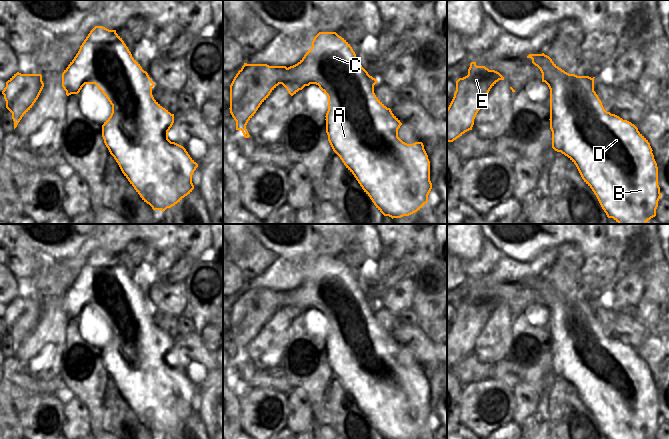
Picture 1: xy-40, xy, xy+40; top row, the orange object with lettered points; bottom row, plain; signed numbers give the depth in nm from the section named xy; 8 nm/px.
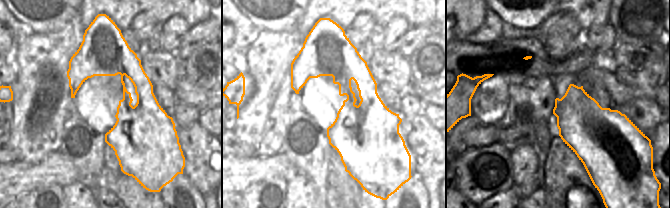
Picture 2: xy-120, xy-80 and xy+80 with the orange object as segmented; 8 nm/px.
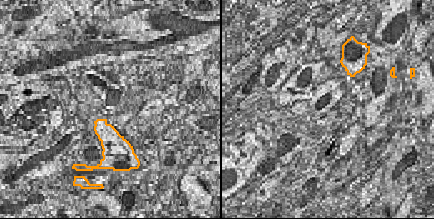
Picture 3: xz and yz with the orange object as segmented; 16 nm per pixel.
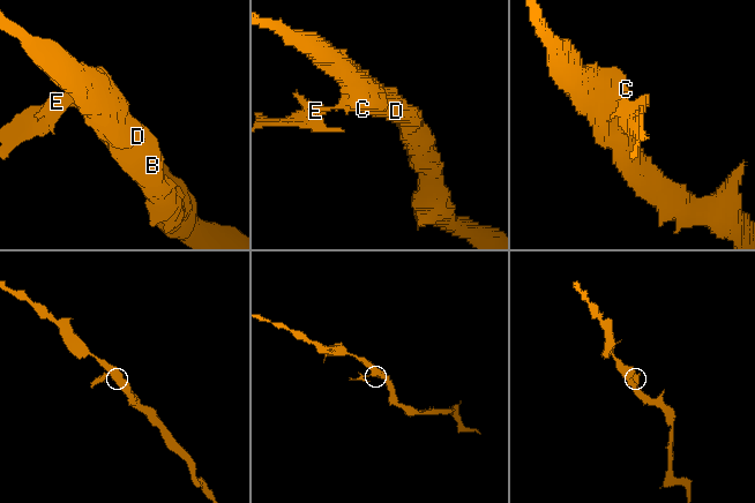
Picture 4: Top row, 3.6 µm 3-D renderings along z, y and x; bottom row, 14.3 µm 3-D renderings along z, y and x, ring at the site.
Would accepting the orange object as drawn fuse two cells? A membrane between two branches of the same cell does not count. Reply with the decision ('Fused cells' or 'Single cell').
Fused cells

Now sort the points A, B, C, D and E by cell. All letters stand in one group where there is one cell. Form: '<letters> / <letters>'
A B C D / E

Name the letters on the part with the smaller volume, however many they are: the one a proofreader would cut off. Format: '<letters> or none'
E

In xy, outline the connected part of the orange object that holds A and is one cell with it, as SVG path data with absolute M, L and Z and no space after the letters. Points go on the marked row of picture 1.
M319 32L304 57L297 64L286 68L282 85L291 96L310 84L319 86L328 97L326 133L333 151L384 216L401 218L417 212L428 202L428 195L432 189L430 161L422 142L407 144L398 137L398 129L402 123L391 109L376 97L374 85L377 82L362 67L352 47L344 38L336 32Z

